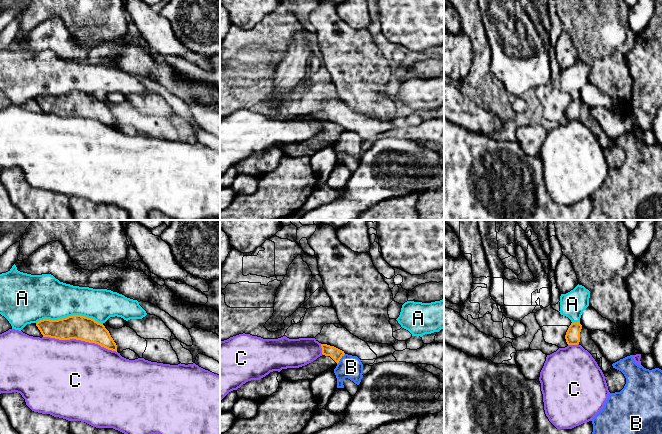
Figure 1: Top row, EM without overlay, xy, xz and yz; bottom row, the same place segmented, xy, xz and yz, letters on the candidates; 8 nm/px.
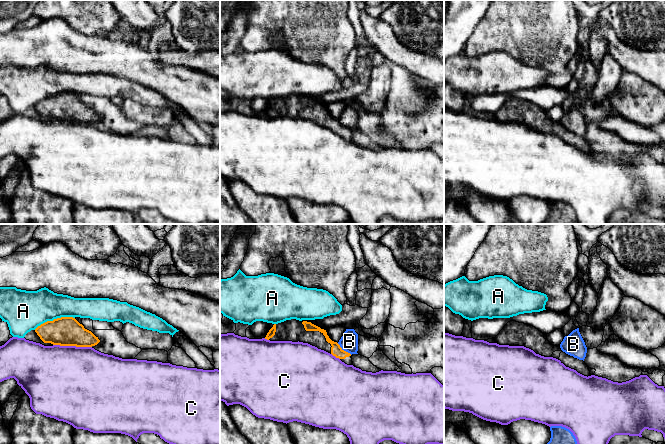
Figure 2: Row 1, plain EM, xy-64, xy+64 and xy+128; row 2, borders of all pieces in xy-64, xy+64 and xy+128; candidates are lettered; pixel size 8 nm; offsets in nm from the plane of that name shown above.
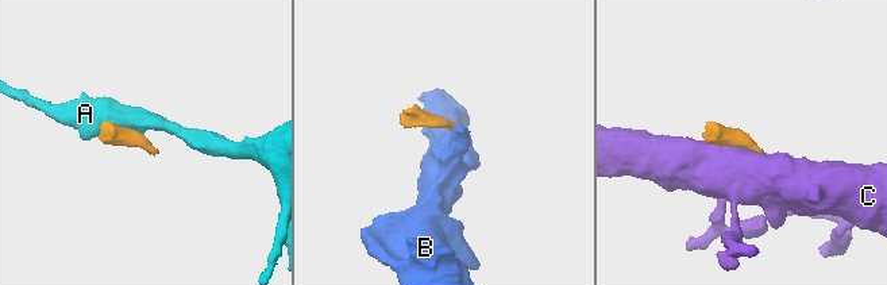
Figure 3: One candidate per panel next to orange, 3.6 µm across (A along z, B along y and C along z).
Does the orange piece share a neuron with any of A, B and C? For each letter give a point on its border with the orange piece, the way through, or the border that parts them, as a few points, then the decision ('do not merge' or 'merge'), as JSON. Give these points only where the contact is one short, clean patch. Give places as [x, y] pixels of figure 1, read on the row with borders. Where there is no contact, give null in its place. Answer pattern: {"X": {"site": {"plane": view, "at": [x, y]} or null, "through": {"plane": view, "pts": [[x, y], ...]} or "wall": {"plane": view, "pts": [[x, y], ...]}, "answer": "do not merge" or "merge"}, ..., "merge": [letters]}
{"A": {"site": {"plane": "xy", "at": [69, 316]}, "answer": "do not merge"}, "B": {"site": {"plane": "xz", "at": [340, 358]}, "wall": {"plane": "xz", "pts": [[345, 354], [337, 364]]}, "answer": "do not merge"}, "C": {"site": {"plane": "xy", "at": [80, 339]}, "answer": "do not merge"}, "merge": []}

